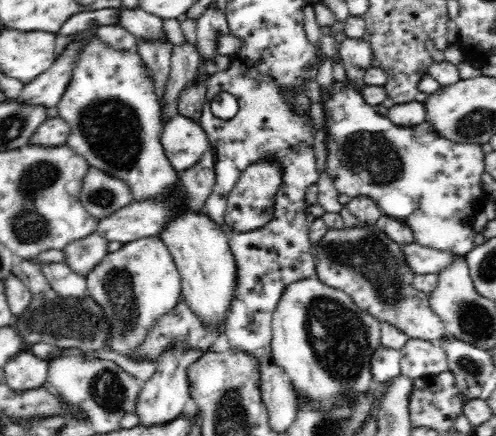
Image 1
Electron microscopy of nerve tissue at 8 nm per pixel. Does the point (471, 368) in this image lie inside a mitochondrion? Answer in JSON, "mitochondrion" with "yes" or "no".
{"mitochondrion":"yes"}

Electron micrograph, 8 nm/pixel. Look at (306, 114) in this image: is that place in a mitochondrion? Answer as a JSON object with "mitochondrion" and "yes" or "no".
{"mitochondrion":"no"}

